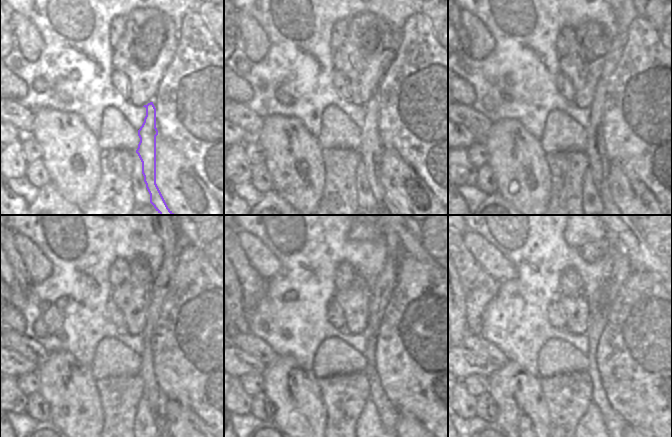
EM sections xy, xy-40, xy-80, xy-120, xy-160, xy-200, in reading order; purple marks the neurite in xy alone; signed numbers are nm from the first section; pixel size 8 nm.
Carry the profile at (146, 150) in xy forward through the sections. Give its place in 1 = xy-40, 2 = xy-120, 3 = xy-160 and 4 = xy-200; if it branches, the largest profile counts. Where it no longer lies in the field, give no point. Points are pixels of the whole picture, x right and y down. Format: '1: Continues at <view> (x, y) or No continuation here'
1: Continues at xy-40 (370, 150)
2: Continues at xy-120 (172, 242)
3: Continues at xy-160 (386, 281)
4: Continues at xy-200 (620, 264).

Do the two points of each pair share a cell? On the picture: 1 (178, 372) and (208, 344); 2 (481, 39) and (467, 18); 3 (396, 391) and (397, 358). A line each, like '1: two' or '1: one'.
1: one
2: one
3: one

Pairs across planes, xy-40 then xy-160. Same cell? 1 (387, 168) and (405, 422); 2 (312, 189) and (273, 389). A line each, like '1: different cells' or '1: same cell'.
1: same cell
2: same cell

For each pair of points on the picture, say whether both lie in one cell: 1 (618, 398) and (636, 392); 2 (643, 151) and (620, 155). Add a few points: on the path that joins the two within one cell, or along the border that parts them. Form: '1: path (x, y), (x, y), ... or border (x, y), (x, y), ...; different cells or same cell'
1: path (622, 394), (624, 392), (632, 392); same cell
2: path (637, 151), (626, 151); same cell

